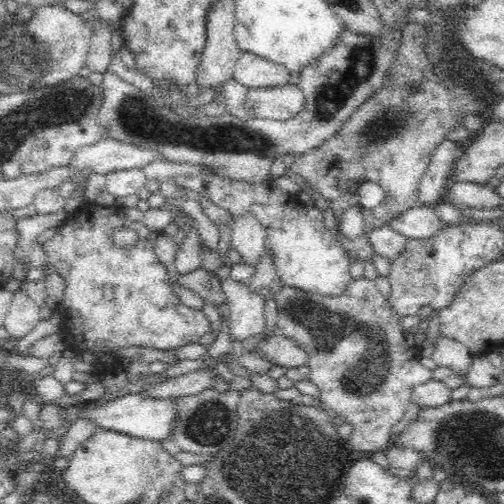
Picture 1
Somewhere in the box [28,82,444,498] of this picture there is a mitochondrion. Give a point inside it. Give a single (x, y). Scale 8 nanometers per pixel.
(368, 379)

